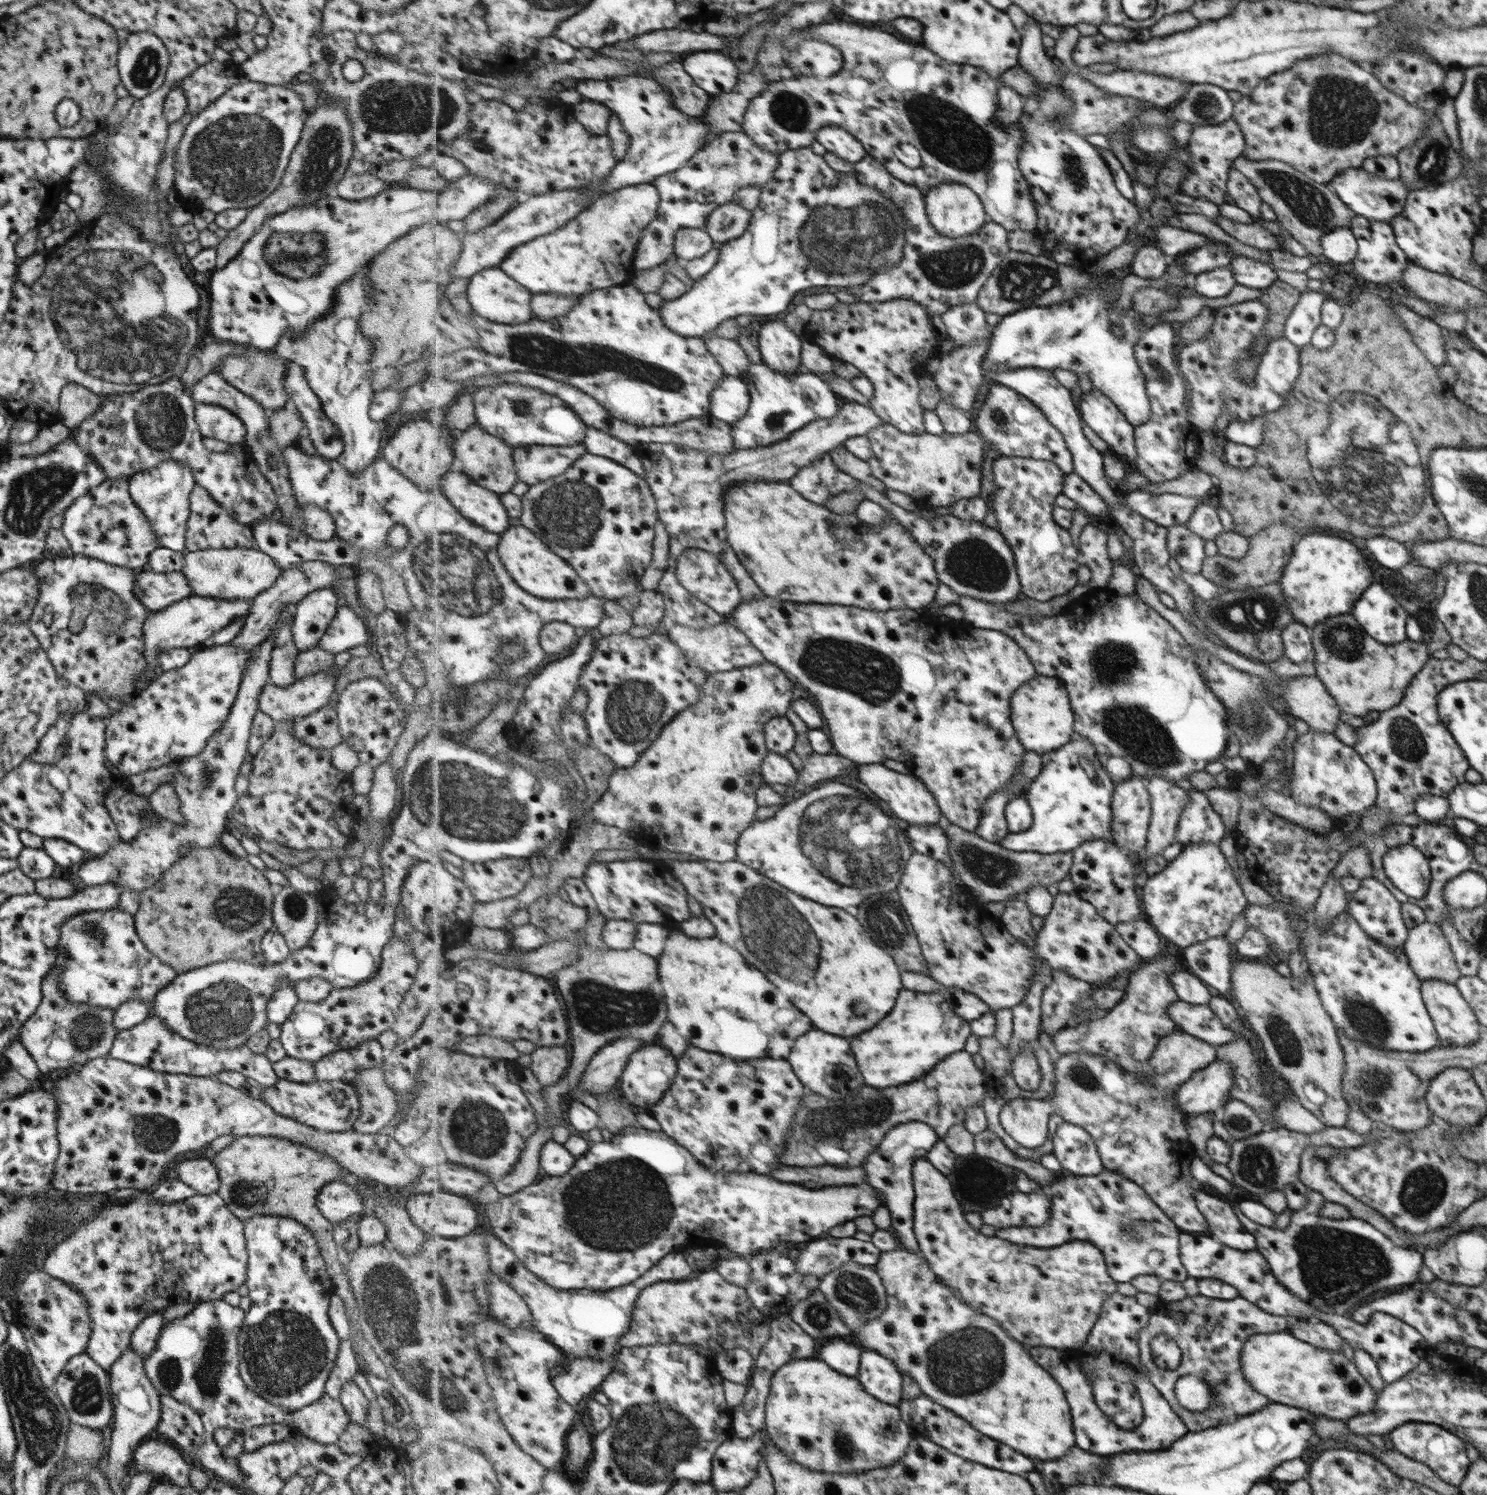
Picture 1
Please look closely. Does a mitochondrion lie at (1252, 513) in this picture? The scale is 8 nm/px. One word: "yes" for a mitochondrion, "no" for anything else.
no

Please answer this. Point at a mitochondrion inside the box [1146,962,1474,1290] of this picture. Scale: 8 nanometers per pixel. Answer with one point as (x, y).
(1423, 1188)

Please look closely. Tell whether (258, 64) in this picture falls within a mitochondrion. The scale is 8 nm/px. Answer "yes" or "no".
no

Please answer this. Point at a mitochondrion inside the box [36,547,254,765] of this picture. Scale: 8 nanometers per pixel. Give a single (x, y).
(94, 609)

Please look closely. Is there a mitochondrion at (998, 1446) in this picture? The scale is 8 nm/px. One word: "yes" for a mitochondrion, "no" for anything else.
no

